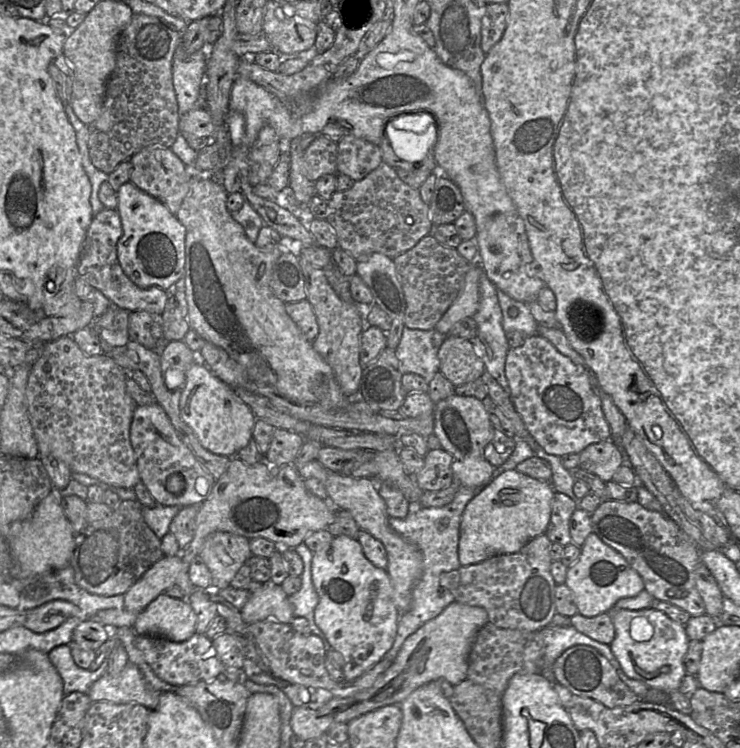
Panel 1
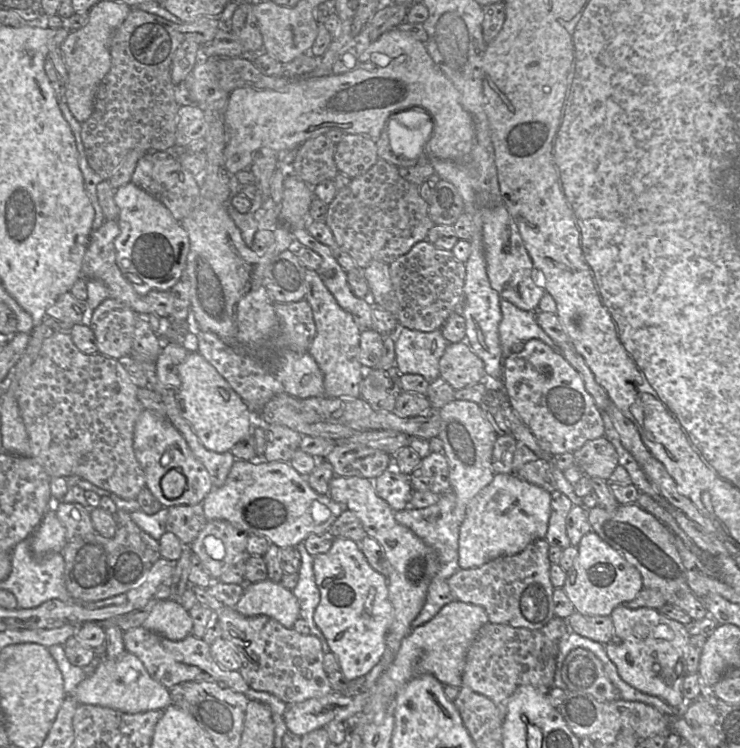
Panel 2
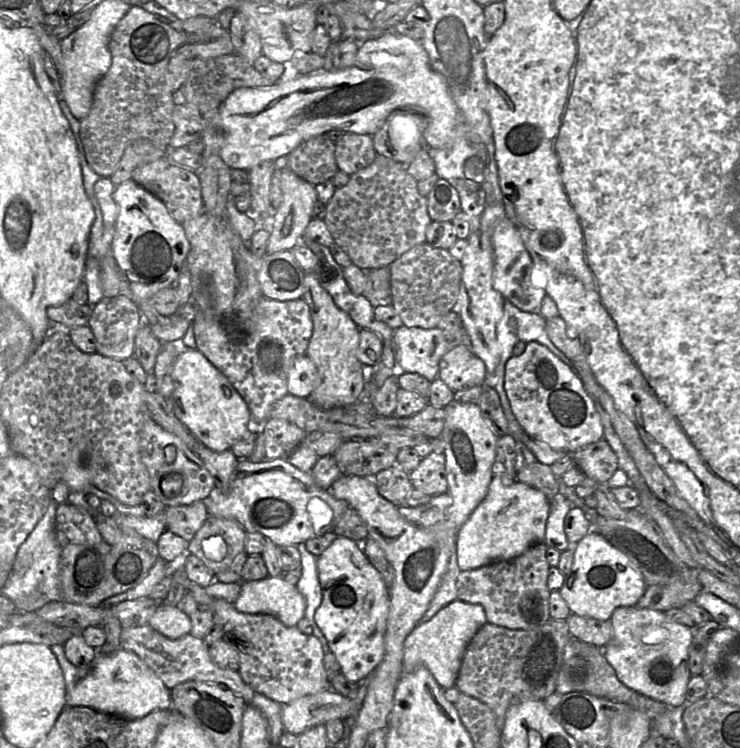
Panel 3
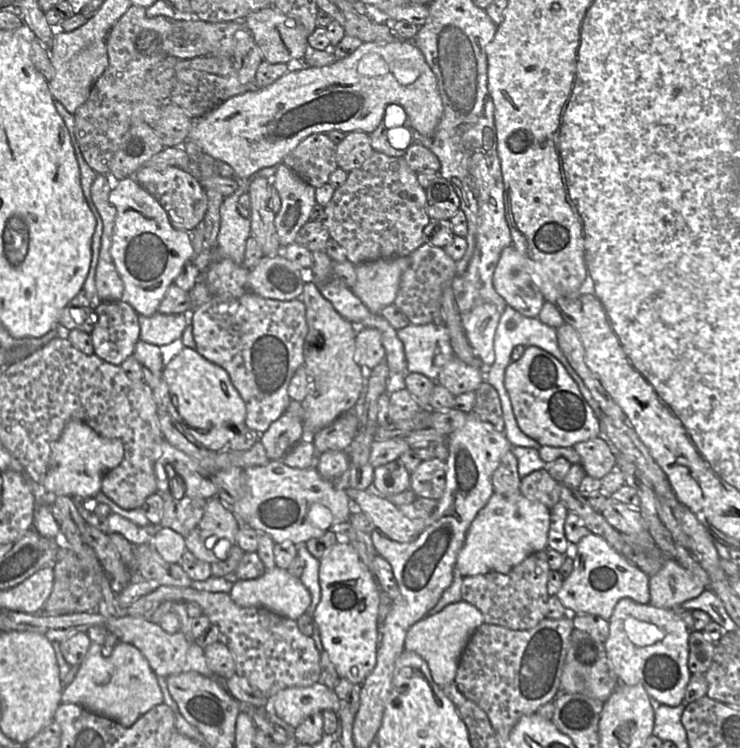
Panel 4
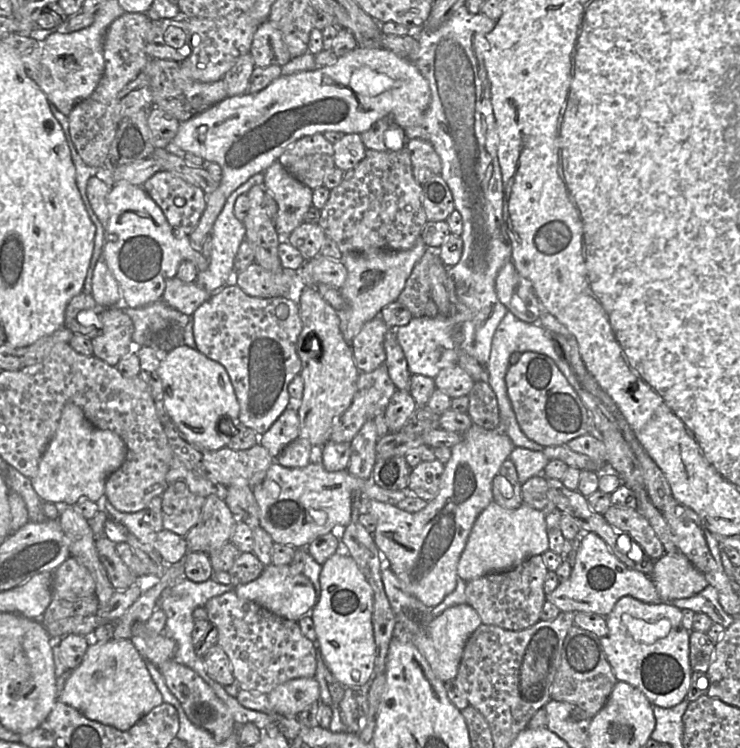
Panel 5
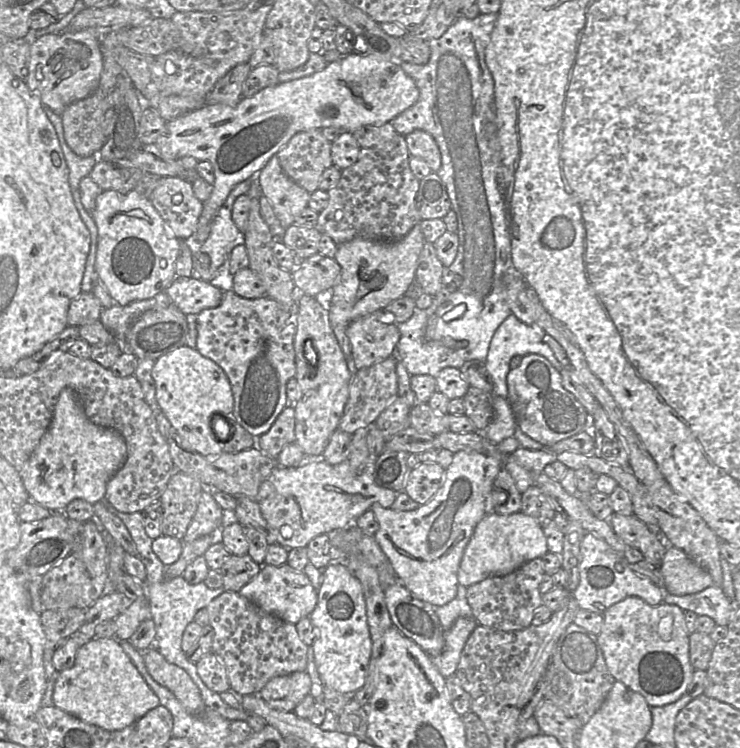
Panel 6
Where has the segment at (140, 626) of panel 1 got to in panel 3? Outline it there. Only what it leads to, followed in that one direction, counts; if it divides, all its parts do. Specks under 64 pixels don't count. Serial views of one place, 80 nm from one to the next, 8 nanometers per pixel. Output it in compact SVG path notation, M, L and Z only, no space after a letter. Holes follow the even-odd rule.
M160 605L148 623L169 639L178 639L191 631L191 618L178 606Z

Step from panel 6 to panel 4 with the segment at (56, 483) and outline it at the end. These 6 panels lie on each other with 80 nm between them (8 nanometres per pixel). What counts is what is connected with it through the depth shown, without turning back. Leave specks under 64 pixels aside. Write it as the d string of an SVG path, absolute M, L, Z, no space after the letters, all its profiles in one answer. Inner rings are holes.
M71 420L53 444L43 489L52 497L69 496L74 500L94 497L101 491L105 474L117 467L123 457L124 446L119 439L104 438L85 423Z

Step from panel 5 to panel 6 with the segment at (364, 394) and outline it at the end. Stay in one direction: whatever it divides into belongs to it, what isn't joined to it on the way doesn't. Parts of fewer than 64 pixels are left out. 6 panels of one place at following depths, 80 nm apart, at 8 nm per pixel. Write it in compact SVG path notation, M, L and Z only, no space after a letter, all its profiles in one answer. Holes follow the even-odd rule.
M393 355L355 372L350 382L349 398L338 425L339 430L354 434L360 428L368 428L395 401L398 397L397 360L397 356Z

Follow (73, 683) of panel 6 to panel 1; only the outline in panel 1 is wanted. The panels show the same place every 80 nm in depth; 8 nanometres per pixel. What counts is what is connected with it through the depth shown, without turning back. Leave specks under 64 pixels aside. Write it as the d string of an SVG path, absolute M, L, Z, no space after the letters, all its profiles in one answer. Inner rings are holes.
M128 662L118 676L112 677L105 673L95 681L87 695L92 702L138 703L154 710L158 706L161 692L151 689L139 668Z

